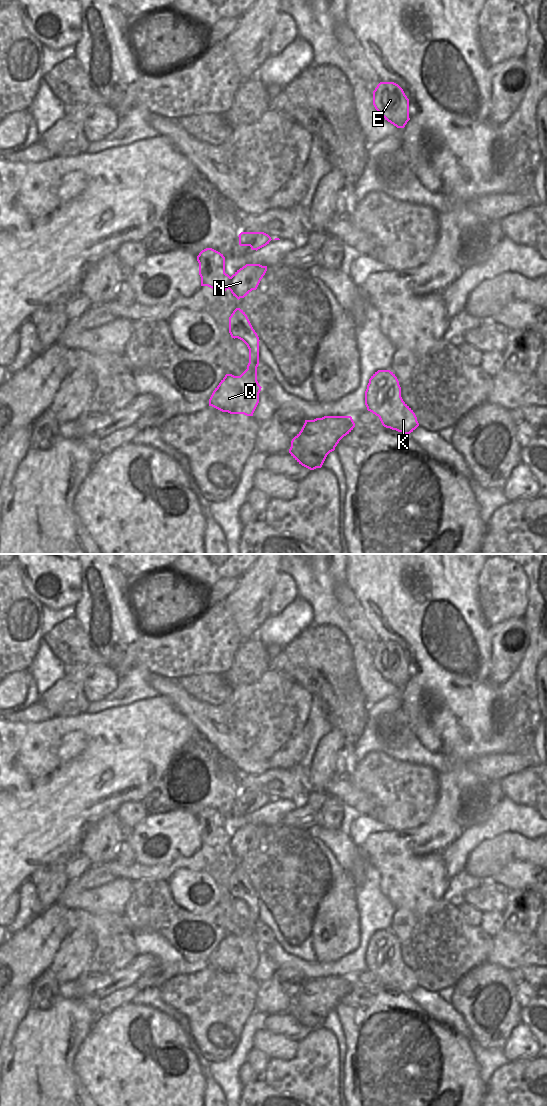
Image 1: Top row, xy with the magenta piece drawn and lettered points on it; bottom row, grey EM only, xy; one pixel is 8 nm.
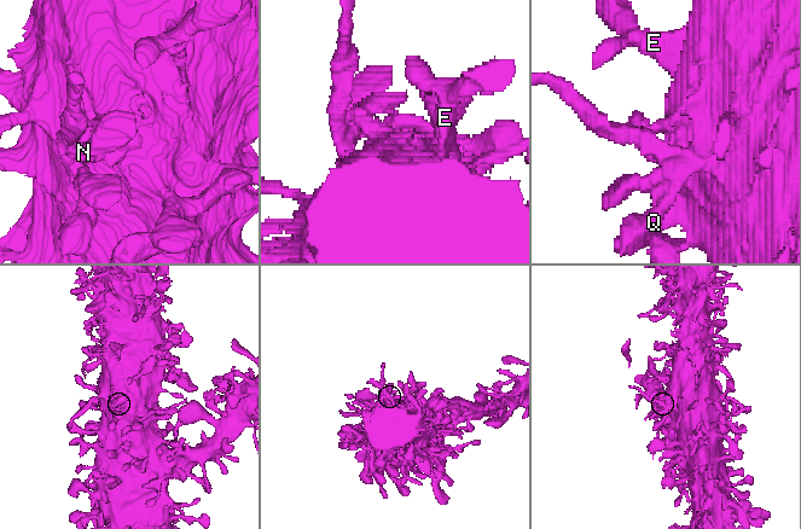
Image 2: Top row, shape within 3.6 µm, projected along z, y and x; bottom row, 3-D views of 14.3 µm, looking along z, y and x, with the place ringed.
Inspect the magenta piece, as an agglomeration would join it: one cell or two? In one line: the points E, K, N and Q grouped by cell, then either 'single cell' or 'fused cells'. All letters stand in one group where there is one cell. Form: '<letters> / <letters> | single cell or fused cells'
E K N Q | single cell

